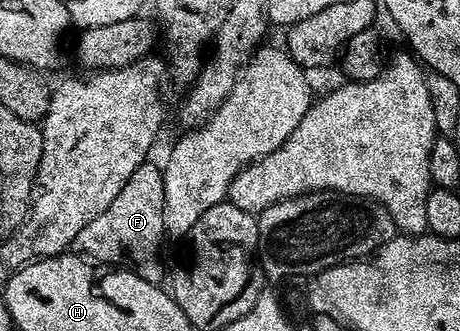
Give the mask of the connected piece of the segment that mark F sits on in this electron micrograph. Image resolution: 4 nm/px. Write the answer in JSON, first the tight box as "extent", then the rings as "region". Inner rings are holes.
{"extent":[73,161,167,284],"region":[[[146,161],[131,173],[131,177],[127,177],[127,185],[119,189],[119,197],[115,197],[115,201],[95,217],[95,221],[87,221],[87,225],[79,229],[79,237],[75,237],[73,247],[98,264],[133,271],[147,281],[160,284],[167,275],[167,267],[161,264],[161,246],[165,239],[163,171],[153,161]]]}

